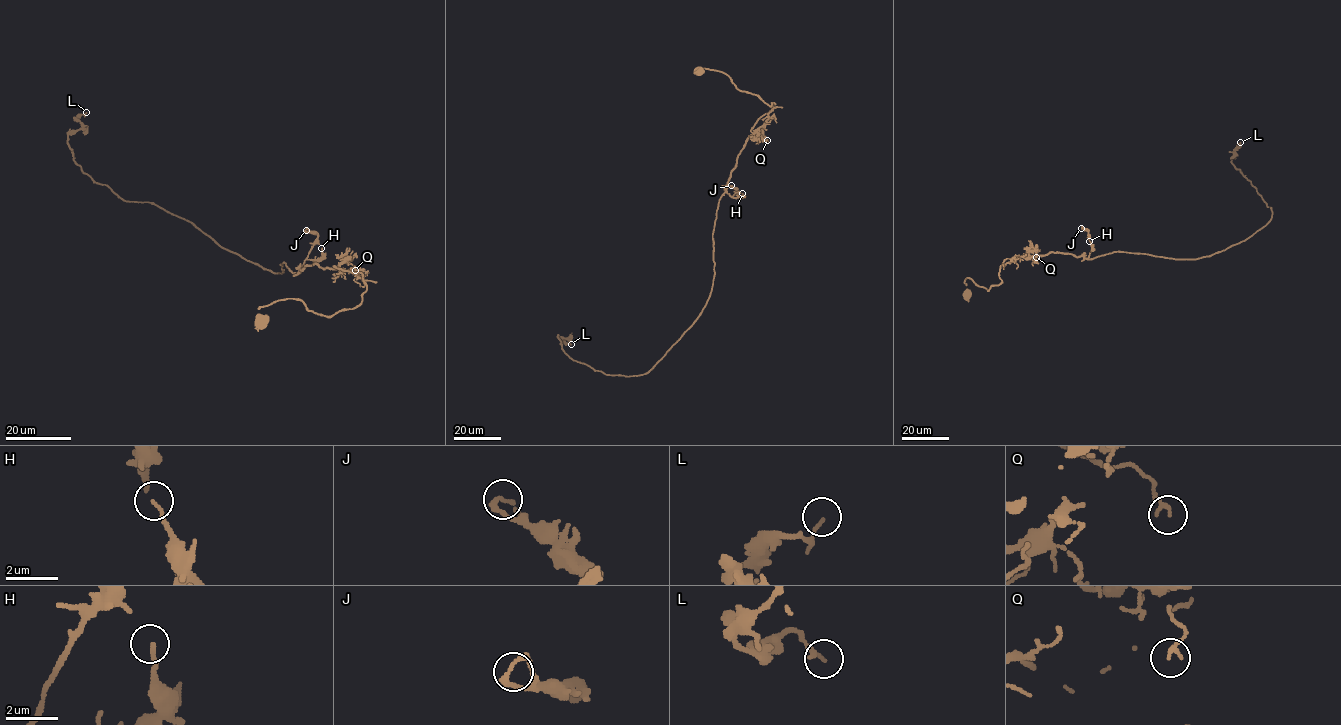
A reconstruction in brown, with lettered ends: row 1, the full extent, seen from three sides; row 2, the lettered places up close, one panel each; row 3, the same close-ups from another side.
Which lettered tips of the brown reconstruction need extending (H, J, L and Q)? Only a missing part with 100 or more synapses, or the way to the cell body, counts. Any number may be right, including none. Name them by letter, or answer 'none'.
none

